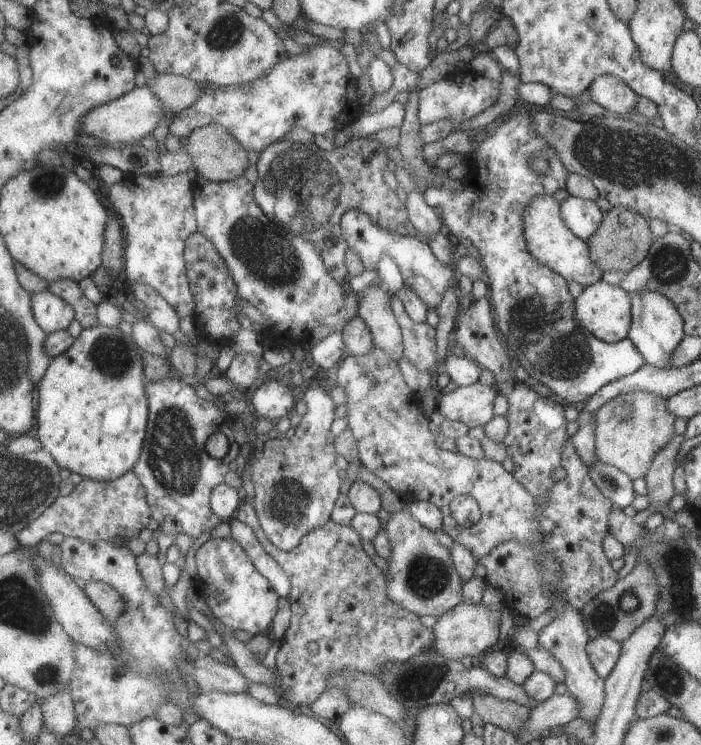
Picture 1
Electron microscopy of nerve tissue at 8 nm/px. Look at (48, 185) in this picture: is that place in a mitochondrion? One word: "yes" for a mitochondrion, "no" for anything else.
yes

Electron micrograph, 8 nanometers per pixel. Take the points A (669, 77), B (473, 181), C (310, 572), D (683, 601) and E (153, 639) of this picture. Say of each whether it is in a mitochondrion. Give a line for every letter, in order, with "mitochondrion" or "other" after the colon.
A: other
B: other
C: other
D: mitochondrion
E: mitochondrion

